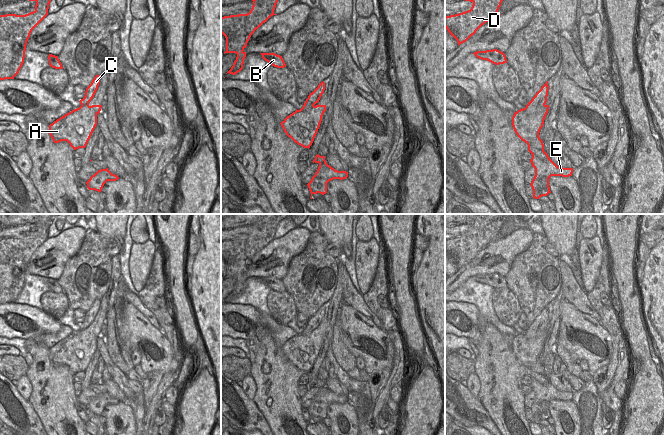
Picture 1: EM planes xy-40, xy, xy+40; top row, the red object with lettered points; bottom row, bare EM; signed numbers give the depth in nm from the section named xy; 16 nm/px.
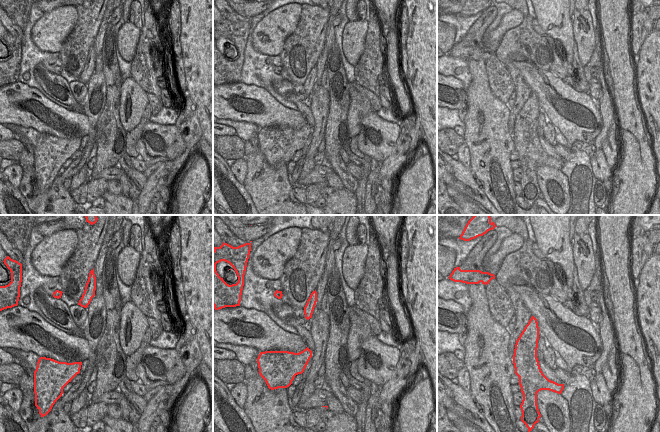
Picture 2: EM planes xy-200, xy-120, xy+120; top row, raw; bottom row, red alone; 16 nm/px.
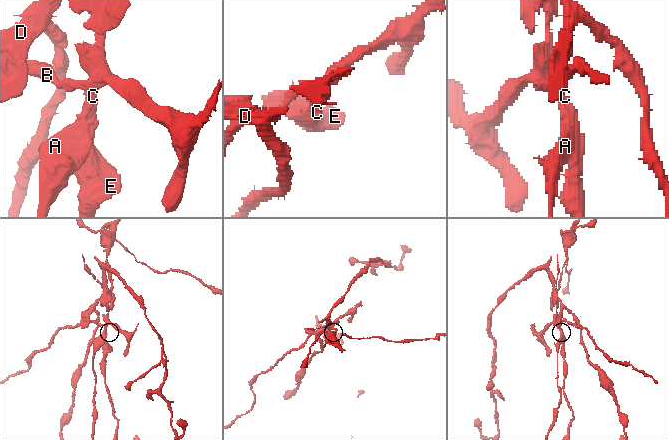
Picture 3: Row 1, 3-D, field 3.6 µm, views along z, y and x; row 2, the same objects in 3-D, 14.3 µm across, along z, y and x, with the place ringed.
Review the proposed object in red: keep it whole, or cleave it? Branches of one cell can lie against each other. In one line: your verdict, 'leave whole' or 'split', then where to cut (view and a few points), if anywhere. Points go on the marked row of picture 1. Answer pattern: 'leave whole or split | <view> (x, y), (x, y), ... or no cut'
split | xy+40 (543, 120), (538, 133), (530, 139), (531, 148), (528, 150)

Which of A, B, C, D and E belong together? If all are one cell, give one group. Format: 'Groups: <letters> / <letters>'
Groups: A / B C D E.

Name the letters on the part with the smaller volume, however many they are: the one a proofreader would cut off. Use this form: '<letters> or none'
A

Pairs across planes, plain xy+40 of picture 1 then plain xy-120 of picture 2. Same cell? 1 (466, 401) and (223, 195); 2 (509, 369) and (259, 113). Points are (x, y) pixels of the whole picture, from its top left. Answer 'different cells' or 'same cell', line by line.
1: same cell
2: different cells

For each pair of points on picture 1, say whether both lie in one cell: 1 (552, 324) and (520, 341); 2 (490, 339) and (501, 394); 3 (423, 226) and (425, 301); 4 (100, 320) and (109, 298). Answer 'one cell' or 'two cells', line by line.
1: one cell
2: one cell
3: one cell
4: one cell

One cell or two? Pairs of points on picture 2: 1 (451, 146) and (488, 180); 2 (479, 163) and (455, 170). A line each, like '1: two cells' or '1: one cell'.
1: two cells
2: two cells

